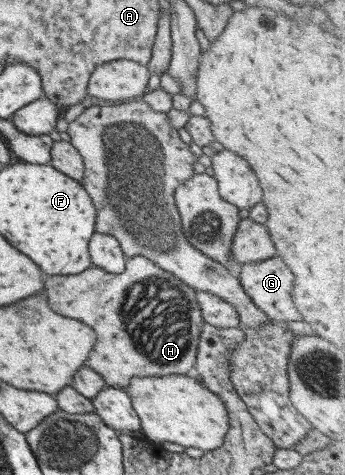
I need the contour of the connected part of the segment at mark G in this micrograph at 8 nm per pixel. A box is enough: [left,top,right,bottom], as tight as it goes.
[237,256,300,325]

